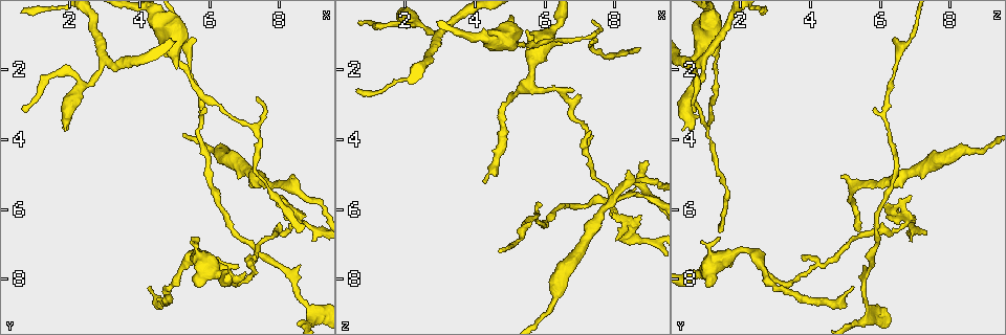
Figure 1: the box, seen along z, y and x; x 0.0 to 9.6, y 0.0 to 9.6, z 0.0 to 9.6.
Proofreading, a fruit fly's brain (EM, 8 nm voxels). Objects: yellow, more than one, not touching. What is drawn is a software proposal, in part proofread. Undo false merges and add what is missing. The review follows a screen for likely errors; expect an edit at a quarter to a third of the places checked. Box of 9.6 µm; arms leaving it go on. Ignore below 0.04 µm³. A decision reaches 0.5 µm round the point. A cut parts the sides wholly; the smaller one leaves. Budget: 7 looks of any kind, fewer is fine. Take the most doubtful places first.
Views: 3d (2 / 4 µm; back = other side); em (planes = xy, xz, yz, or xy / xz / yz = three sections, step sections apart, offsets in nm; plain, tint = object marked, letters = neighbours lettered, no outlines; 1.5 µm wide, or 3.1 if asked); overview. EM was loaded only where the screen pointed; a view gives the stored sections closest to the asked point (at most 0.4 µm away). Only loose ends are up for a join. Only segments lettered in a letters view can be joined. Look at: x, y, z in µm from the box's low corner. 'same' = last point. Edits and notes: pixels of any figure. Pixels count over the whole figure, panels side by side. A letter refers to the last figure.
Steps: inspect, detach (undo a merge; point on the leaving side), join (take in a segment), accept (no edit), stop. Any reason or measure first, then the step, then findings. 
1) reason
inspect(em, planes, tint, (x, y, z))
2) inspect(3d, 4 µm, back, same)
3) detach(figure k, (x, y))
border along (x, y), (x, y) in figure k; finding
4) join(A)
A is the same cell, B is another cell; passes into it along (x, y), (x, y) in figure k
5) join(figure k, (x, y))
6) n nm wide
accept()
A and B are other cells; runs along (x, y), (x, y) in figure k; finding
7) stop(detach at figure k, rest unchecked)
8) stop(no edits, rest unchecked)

long arm stops here
inspect(3d, 4 µm, (4.30, 8.20, 5.25))

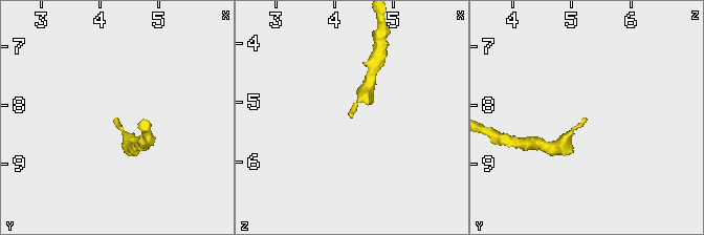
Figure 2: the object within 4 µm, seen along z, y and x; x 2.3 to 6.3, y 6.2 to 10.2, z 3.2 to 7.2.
need the tissue
inspect(em, planes, letters, (4.25, 8.15, 5.20))

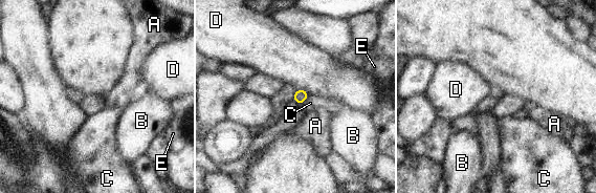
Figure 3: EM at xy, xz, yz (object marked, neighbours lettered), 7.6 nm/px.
accept()
A, B, C, D and E are other cells; border along (296, 90), (304, 90), (308, 95) in figure 3; none of them fits

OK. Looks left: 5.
branch stops here
inspect(em, xz, step 8, letters, (7.25, 2.80, 0.65))

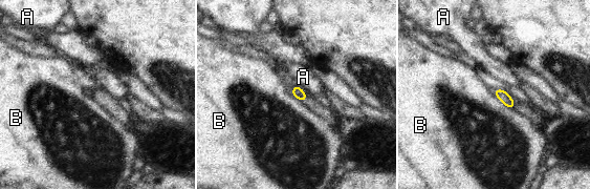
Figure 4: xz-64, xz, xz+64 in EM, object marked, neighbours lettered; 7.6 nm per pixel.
accept()
A and B are other cells; border along (494, 93), (505, 105), (514, 109) in figure 4; no lettered segment goes on from it

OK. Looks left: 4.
a fork
inspect(3d, 4 µm, (2.95, 1.85, 0.90))

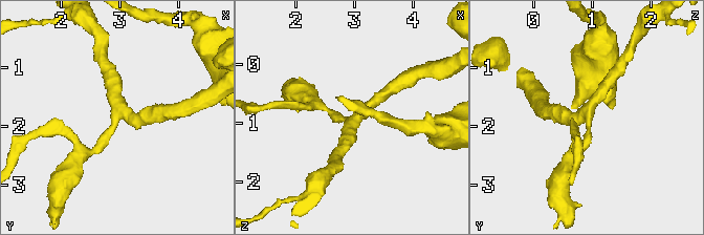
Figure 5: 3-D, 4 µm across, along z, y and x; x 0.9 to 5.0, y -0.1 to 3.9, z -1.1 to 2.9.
3 arms; shape alone is not enough
inspect(em, planes, tint, (3.00, 1.80, 0.90))

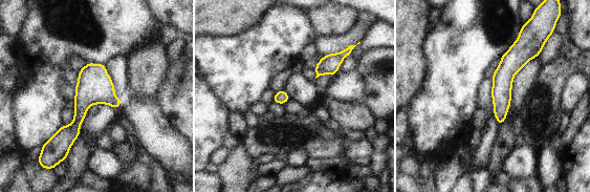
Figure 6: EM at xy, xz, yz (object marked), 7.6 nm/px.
what lies round it
inspect(em, planes, letters, same)

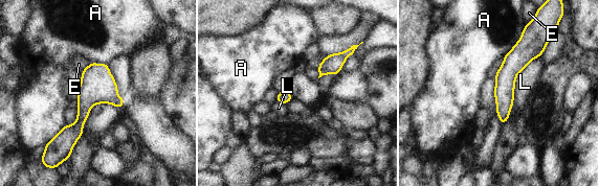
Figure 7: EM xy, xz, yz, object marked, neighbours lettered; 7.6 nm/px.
accept()
A, E and L are other cells; runs along (524, 36), (505, 77), (503, 119) in figure 7; one cell here

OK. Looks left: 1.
stop(no edits, rest unchecked)

